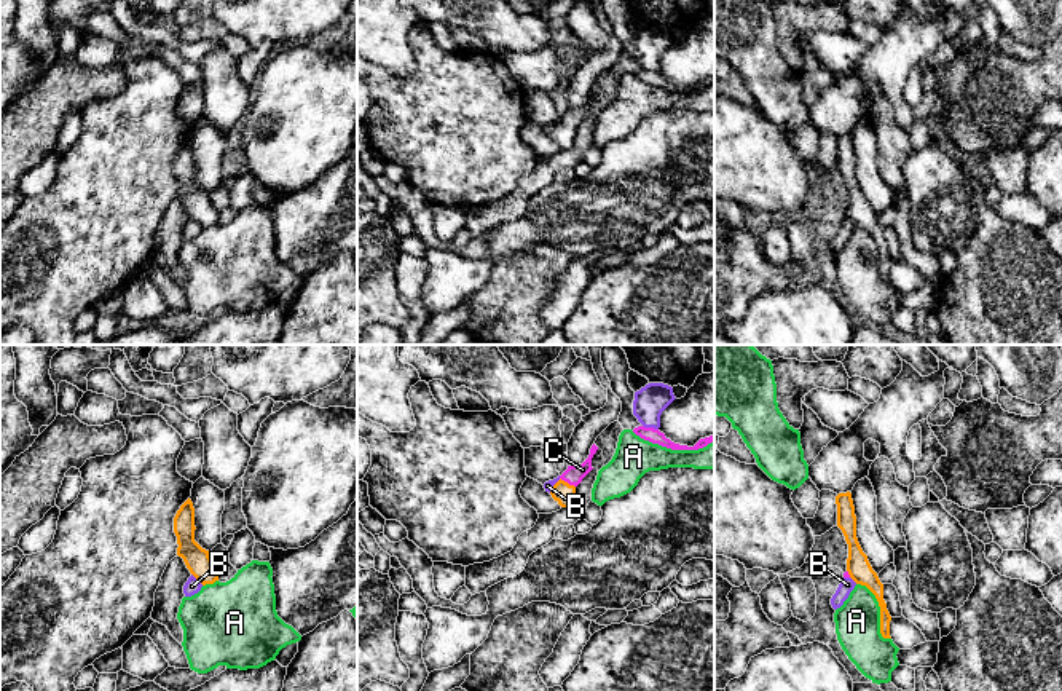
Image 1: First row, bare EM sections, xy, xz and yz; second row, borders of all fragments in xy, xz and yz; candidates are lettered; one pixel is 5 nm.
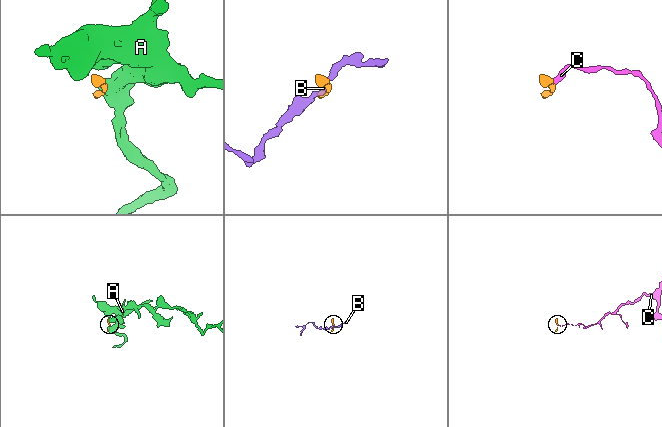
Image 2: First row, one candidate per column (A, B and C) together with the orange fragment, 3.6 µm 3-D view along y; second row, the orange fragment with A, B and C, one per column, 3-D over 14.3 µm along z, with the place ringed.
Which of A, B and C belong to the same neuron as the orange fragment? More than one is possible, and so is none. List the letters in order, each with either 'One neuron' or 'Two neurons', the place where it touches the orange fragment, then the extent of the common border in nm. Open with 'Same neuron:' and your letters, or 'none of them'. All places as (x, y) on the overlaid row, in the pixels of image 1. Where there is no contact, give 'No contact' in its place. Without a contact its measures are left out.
Same neuron: C
A: Two neurons. Touches orange at yz (881, 612). Shared border 340 nm
B: Two neurons. Touches orange at xy (198, 580). Shared border 90 nm
C: One neuron. Touches orange at xz (566, 482). Shared border 90 nm

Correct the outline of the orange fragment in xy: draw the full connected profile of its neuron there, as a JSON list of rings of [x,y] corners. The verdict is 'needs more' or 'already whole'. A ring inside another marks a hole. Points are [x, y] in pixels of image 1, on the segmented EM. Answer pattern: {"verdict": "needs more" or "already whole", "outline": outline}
{"verdict": "already whole", "outline": [[[188,498],[174,517],[174,533],[177,536],[177,555],[183,559],[190,573],[203,584],[218,581],[218,570],[209,557],[209,551],[195,541],[195,507]]]}

